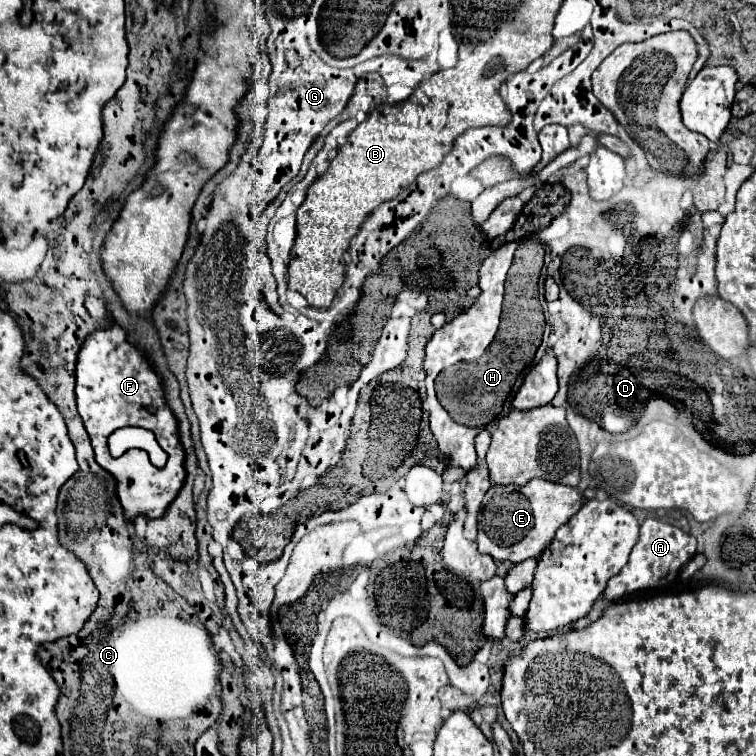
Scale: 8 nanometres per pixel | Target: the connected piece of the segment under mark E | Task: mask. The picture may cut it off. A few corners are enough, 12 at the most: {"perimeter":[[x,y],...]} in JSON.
{"perimeter":[[533,479],[493,485],[479,551],[513,565],[539,557],[585,503]]}

